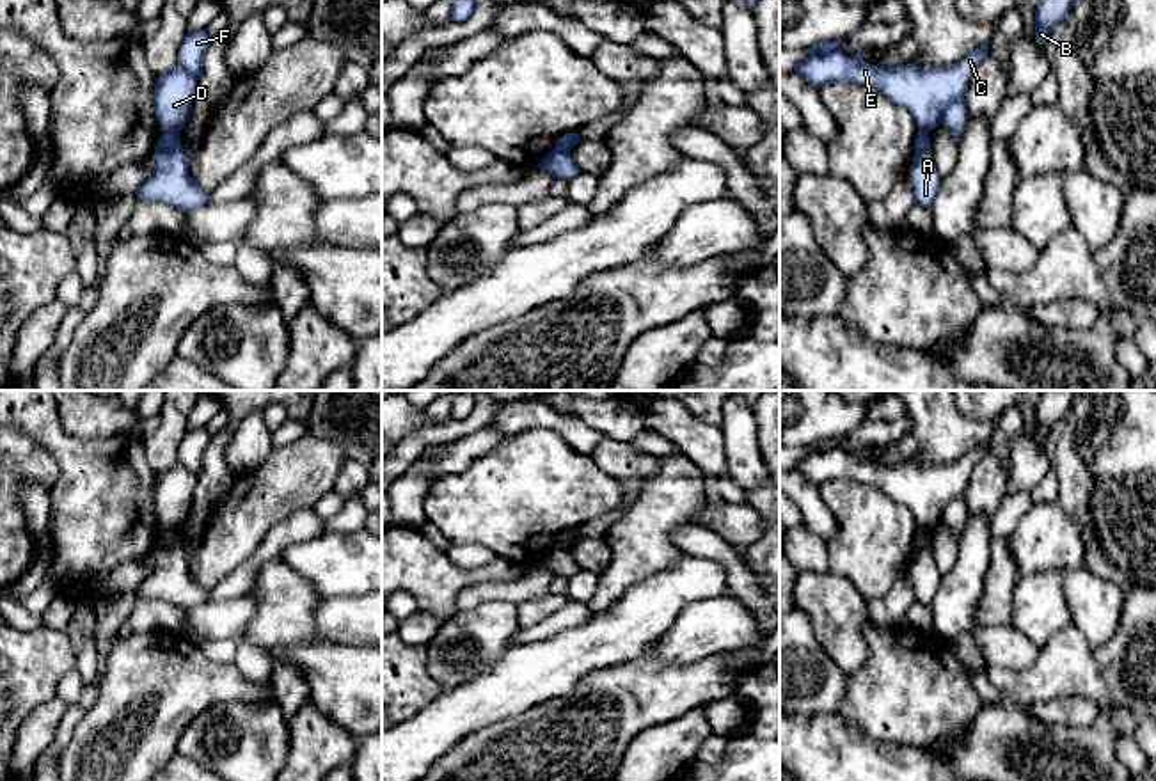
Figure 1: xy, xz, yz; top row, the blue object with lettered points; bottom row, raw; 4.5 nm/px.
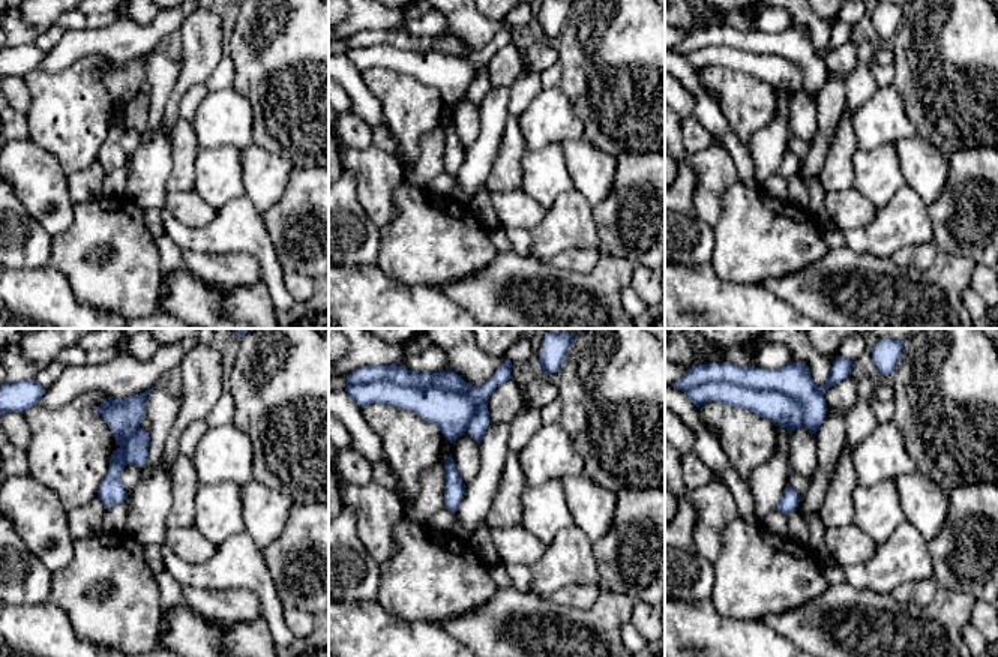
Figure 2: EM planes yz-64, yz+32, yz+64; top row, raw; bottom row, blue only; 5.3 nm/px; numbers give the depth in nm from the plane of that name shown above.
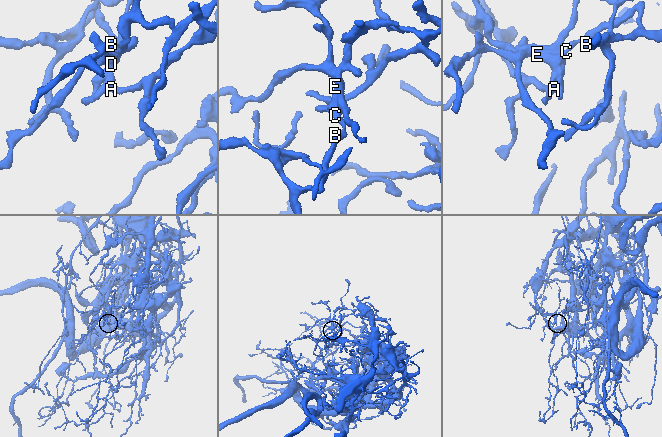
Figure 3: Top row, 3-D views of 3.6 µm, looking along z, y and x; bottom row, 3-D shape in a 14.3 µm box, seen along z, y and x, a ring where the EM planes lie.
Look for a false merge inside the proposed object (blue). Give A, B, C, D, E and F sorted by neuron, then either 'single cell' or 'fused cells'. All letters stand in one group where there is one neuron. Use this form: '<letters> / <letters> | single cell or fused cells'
A F / B C D E | fused cells

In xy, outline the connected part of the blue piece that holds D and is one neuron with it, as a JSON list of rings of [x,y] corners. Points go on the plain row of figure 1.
[[[181,463],[156,476],[154,511],[165,531],[185,525],[190,515],[195,483],[197,476]]]

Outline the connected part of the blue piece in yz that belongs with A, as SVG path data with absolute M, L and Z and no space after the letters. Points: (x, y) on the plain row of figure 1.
M920 527L915 538L915 556L909 563L909 577L913 580L915 602L930 605L943 575L934 564L927 527Z

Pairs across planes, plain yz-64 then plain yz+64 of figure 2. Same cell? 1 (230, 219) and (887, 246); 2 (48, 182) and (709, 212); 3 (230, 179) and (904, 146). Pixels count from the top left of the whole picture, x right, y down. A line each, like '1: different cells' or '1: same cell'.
1: same cell
2: same cell
3: different cells

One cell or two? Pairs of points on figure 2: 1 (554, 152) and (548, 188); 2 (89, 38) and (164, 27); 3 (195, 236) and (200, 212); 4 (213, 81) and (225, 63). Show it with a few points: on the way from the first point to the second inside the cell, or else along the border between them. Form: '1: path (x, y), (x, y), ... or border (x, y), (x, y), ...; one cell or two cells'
1: path (550, 161), (548, 179); one cell
2: path (107, 38), (146, 38); one cell
3: border (167, 209), (189, 227), (204, 227), (218, 213); two cells
4: path (218, 77), (225, 68); one cell

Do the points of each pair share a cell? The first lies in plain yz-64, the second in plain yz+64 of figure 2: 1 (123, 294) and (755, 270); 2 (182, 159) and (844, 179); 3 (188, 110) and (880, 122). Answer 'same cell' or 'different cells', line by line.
1: same cell
2: same cell
3: different cells

